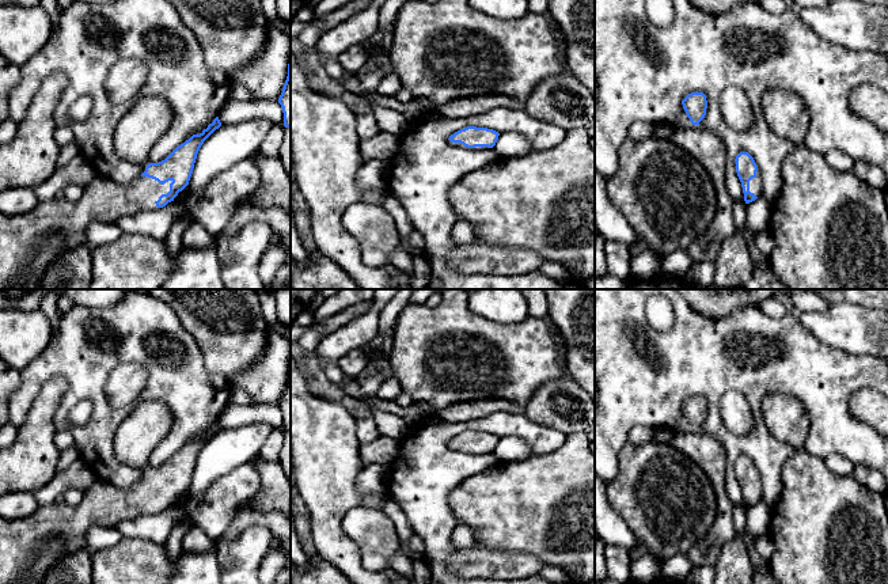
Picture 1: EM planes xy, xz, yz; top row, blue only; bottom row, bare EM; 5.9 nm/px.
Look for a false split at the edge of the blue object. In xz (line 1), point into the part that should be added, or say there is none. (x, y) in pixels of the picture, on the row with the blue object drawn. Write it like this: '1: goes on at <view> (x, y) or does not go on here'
1: goes on at xz (452, 144)

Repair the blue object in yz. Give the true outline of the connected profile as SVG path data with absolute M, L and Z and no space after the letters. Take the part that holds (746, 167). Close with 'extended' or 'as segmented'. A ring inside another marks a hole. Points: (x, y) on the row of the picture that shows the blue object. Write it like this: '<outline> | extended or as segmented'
M740 152L735 162L744 193L744 201L750 204L762 196L762 178L758 166L748 152Z | extended

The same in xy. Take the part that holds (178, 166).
M219 117L200 134L178 145L164 160L144 166L140 178L129 185L117 183L99 174L84 187L76 202L61 194L38 202L29 213L0 213L0 289L39 289L45 270L65 251L87 244L86 228L91 221L115 223L119 217L163 208L174 201L190 181L197 153L204 141L221 126Z | extended

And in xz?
M467 126L451 134L448 144L451 147L489 149L496 145L498 136L500 133L493 129Z | extended

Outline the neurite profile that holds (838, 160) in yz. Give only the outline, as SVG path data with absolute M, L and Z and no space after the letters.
M831 149L824 153L824 159L828 166L835 171L850 172L854 168L855 162L840 149Z

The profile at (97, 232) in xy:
M91 221L86 228L86 240L90 249L113 243L122 234L115 223Z

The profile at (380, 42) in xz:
M377 30L364 43L364 49L369 56L382 56L390 53L392 46L394 30Z

